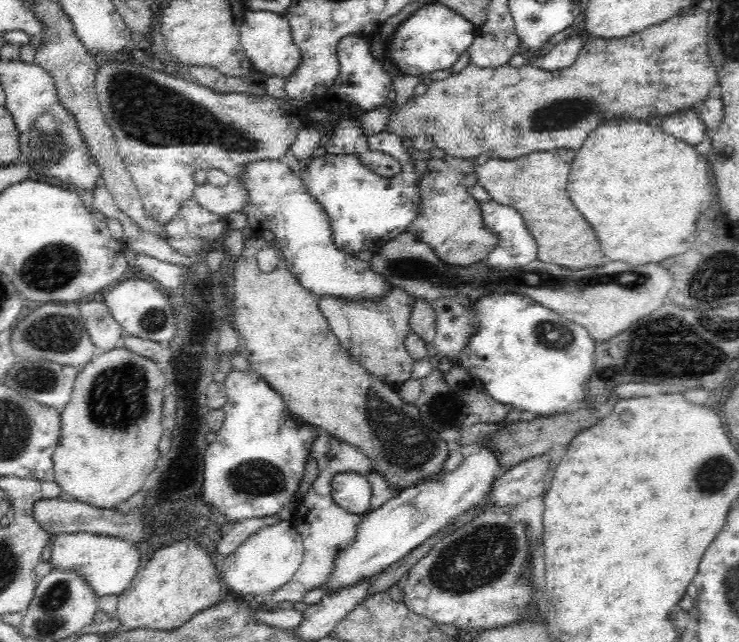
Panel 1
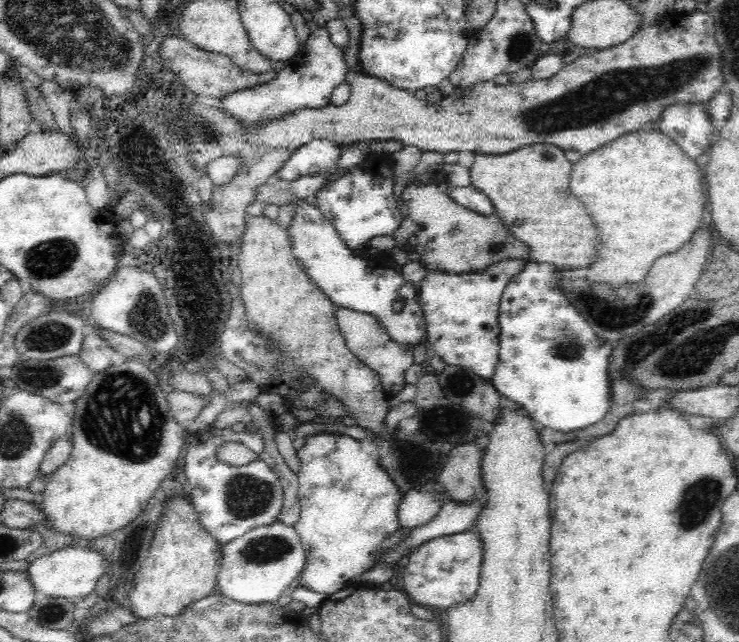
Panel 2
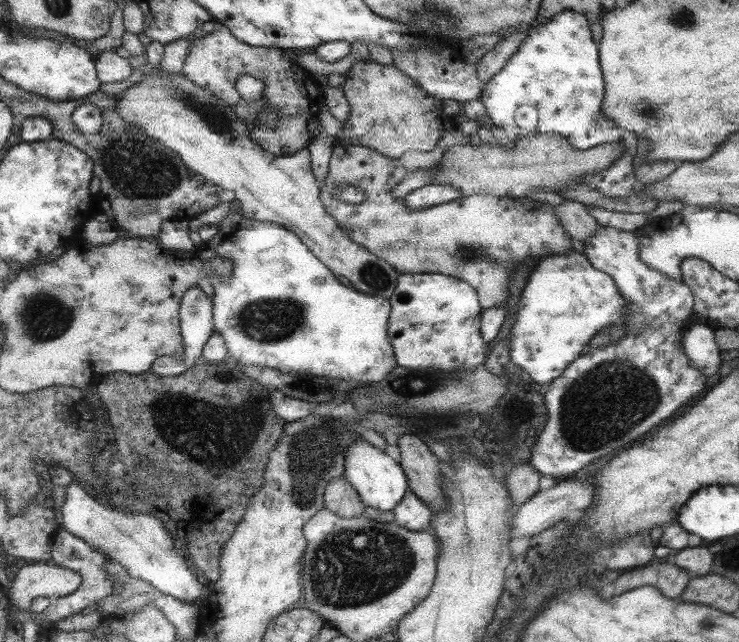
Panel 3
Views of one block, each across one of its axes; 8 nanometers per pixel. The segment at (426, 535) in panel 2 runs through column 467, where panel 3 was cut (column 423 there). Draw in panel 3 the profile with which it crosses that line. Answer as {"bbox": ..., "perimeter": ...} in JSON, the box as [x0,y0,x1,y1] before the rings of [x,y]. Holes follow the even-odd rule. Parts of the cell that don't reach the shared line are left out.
{"bbox":[392,491,432,531],"perimeter":[[[407,491],[404,498],[392,510],[397,526],[411,531],[428,530],[432,512],[413,493]]]}

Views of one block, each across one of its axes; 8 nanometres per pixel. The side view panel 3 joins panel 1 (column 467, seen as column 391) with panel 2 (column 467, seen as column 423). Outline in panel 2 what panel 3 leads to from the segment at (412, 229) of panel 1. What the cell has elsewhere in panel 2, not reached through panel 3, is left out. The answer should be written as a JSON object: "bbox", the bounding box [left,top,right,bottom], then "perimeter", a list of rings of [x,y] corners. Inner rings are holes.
{"bbox":[402,183,531,274],"perimeter":[[[410,183],[410,186],[406,186],[402,199],[408,207],[412,222],[418,226],[408,245],[411,251],[421,255],[422,262],[428,269],[454,274],[476,273],[505,261],[531,261],[529,247],[513,237],[497,215],[485,216],[460,207],[451,196],[439,192],[439,188],[432,183],[427,186]]]}

